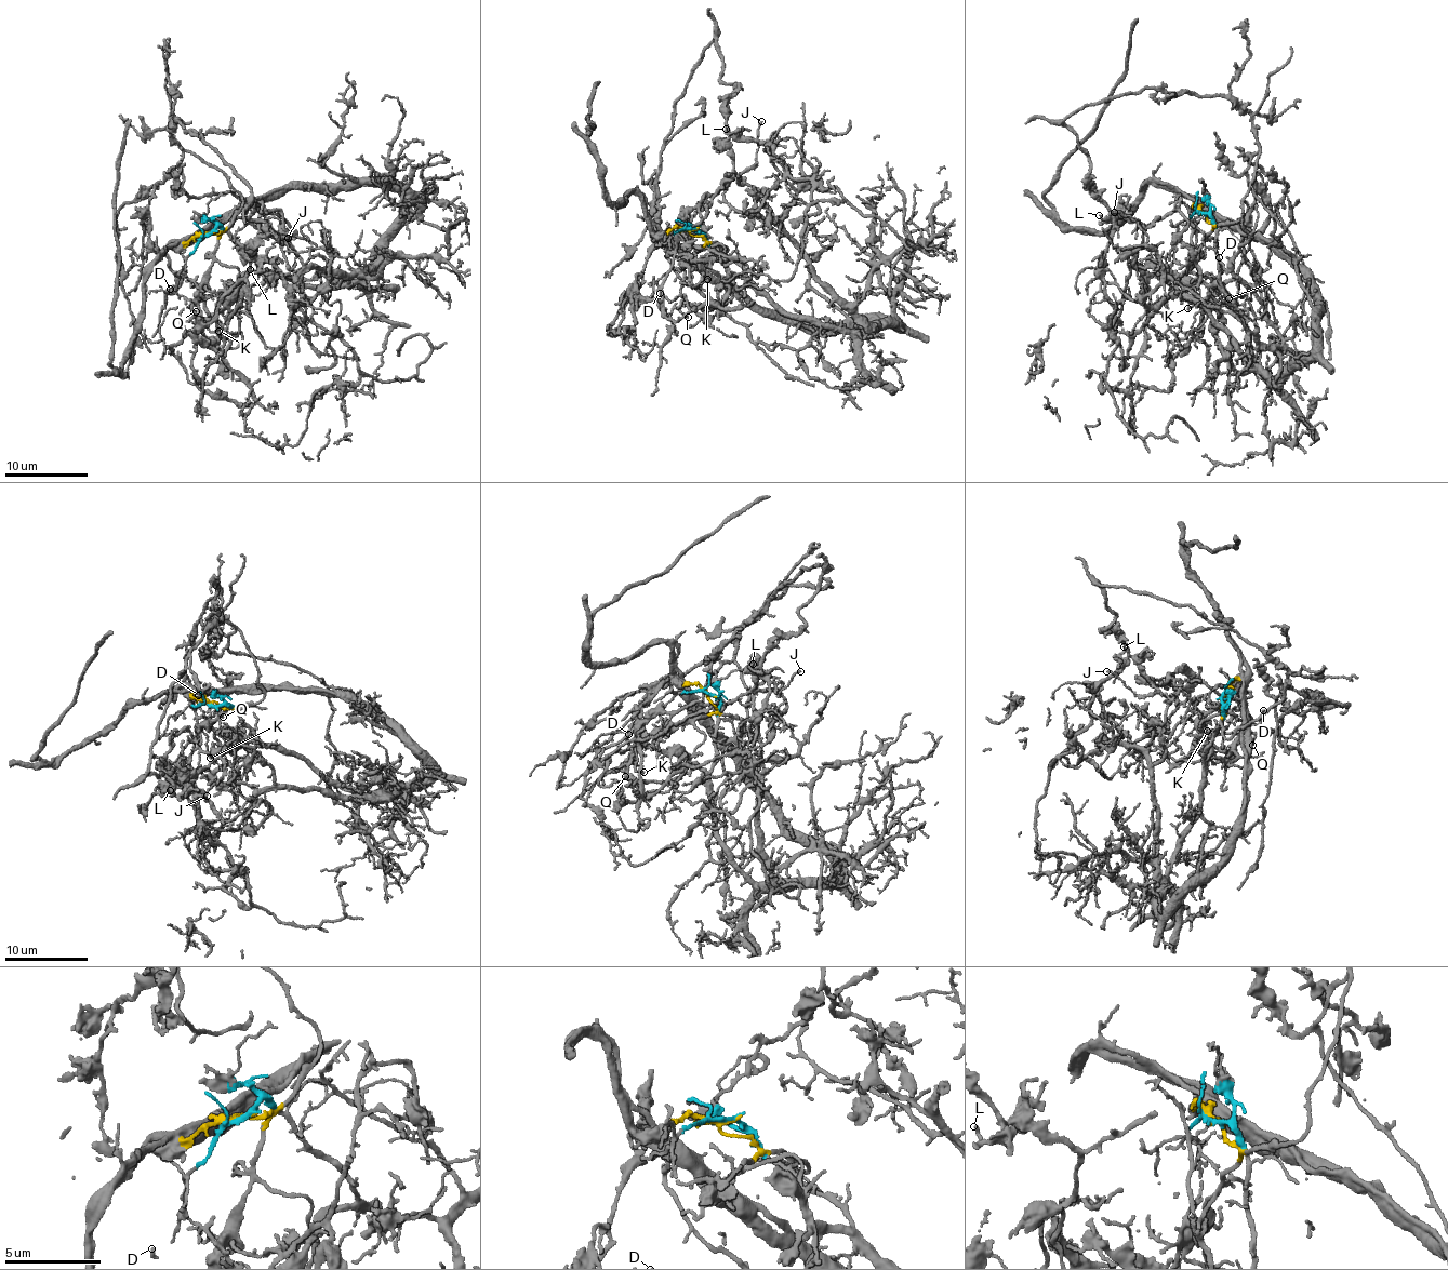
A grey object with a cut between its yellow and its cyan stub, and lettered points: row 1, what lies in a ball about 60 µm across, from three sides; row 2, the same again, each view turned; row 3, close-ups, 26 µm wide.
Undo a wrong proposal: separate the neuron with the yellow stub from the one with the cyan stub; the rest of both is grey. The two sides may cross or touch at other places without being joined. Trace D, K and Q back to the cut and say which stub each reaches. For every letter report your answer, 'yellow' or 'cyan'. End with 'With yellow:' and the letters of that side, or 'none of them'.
D: yellow
K: yellow
Q: yellow
With yellow: D, K, Q

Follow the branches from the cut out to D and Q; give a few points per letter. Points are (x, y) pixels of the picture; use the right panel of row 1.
D: (1200, 211), (1211, 230), (1205, 243), (1198, 248), (1198, 257), (1192, 269), (1213, 277), (1222, 270), (1219, 256)
Q: (1200, 211), (1211, 230), (1205, 243), (1198, 248), (1198, 257), (1192, 269), (1213, 280), (1229, 298)

